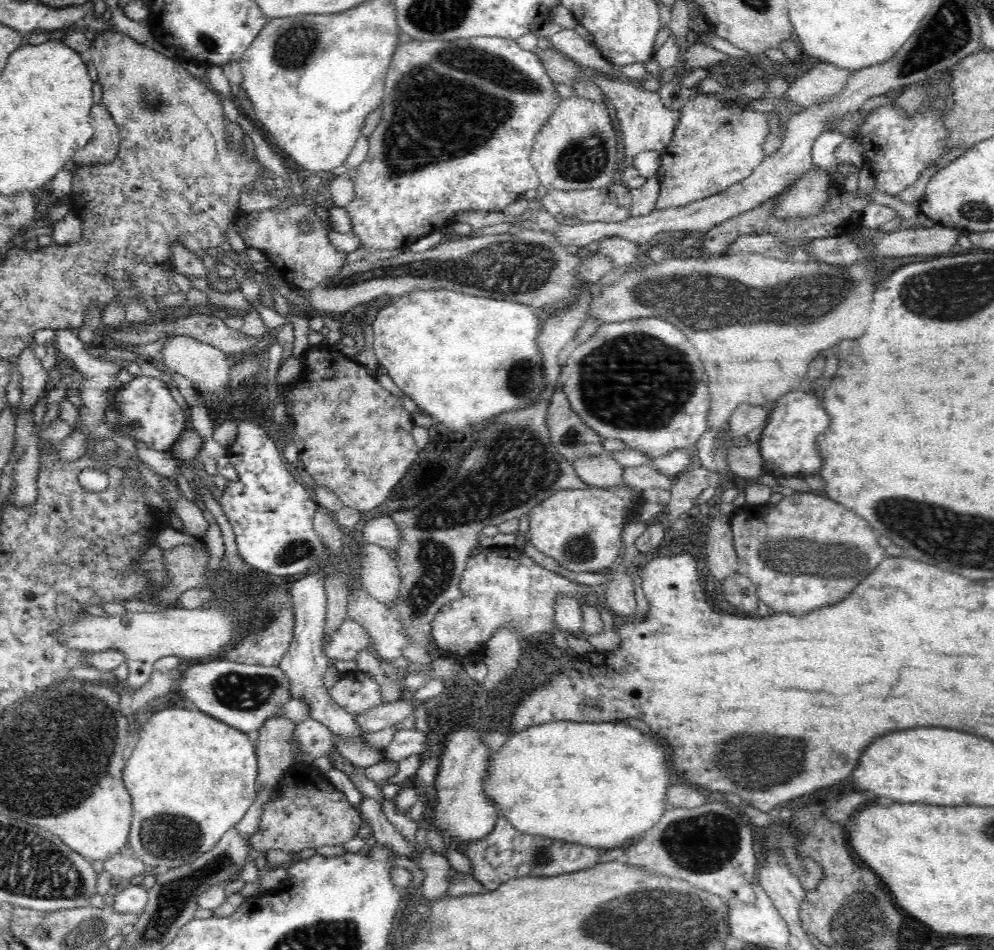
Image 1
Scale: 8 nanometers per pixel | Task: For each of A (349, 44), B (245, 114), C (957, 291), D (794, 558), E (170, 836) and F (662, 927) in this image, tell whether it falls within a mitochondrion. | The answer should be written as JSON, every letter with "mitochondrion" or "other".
{"A":"other","B":"other","C":"mitochondrion","D":"mitochondrion","E":"mitochondrion","F":"mitochondrion"}

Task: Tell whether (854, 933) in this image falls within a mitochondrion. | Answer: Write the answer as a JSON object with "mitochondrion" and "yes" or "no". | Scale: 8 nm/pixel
{"mitochondrion":"yes"}

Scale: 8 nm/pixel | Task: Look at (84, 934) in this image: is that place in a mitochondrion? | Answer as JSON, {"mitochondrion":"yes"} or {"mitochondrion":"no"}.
{"mitochondrion":"yes"}

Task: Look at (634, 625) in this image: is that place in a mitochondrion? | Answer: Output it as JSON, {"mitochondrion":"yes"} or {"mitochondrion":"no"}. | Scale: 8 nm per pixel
{"mitochondrion":"no"}

